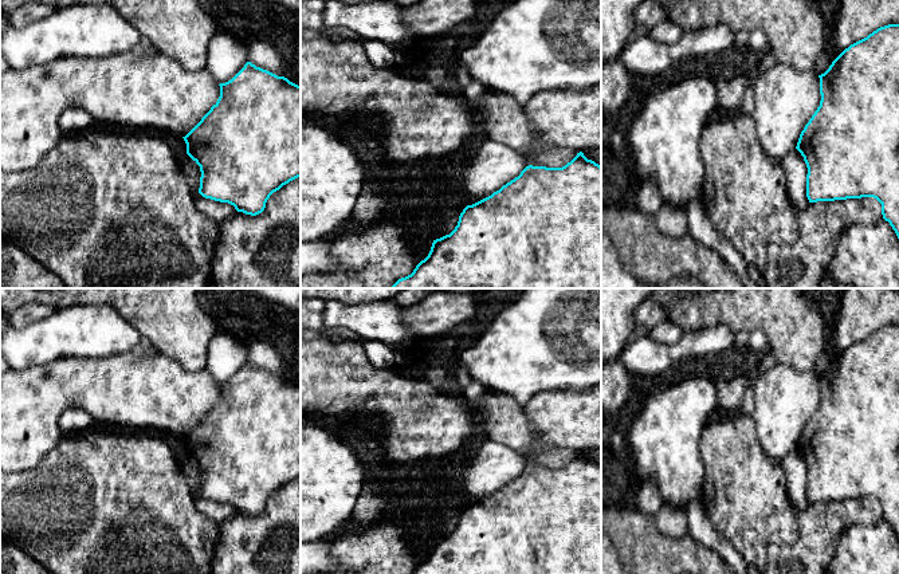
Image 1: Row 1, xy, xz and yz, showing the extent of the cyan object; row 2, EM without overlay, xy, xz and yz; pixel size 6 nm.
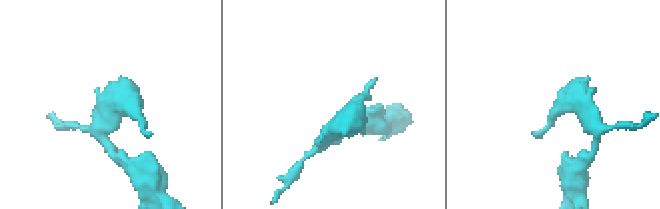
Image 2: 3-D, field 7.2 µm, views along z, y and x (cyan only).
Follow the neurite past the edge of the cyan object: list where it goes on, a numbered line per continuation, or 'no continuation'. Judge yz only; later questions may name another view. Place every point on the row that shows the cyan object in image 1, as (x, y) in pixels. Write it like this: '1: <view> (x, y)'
1: yz (793, 164)

